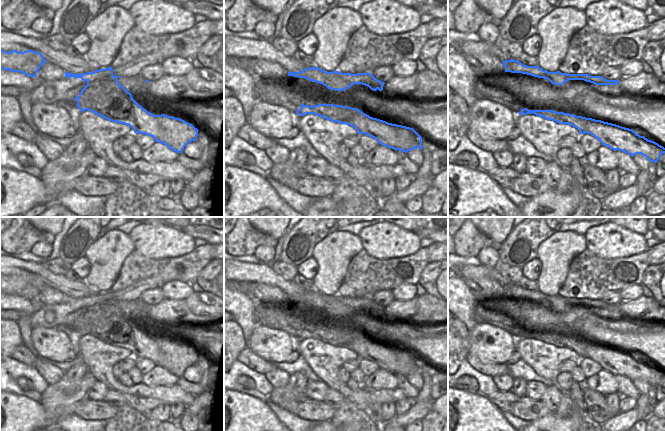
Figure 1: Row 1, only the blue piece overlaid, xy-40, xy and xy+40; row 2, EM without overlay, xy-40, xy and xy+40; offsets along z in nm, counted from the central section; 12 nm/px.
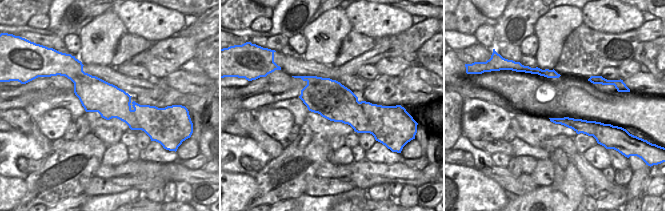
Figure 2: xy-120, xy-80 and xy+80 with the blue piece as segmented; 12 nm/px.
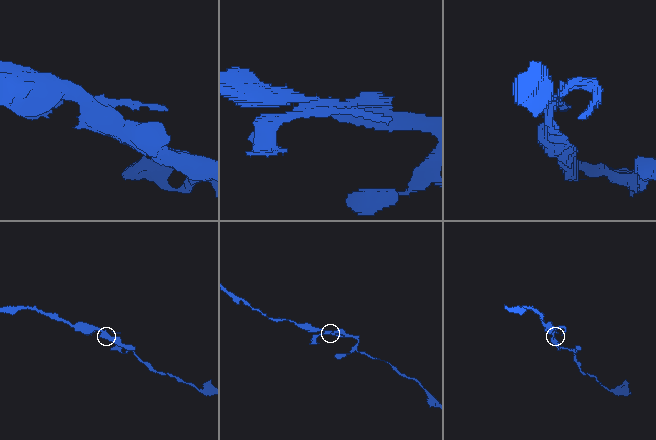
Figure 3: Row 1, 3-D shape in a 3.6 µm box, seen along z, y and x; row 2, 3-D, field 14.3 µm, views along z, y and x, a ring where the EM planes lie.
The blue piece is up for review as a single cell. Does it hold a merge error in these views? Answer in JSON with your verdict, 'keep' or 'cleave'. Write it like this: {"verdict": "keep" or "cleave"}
{"verdict": "keep"}

